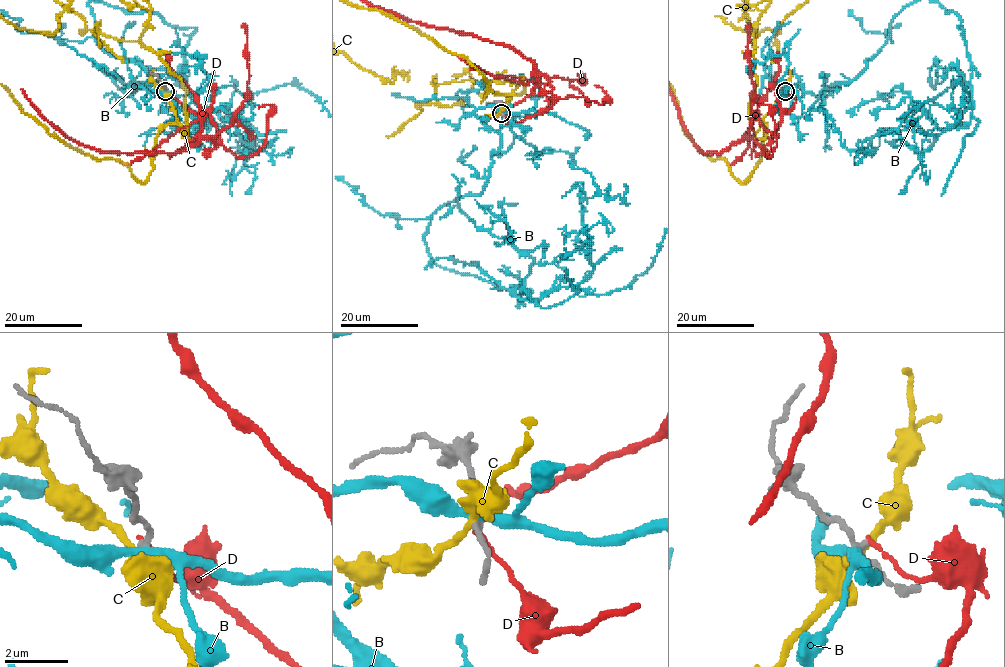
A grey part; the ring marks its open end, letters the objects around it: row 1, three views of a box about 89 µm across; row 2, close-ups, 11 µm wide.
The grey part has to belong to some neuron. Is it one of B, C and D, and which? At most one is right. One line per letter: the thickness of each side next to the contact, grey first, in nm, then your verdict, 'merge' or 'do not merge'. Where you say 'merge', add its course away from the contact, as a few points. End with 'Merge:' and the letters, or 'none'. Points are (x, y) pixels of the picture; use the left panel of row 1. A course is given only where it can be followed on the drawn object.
B: 190 nm thick on the grey side, 320 nm on the other; do not merge
C: 190 nm thick on the grey side, 280 nm on the other; do not merge
D: 180 nm thick on the grey side, 130 nm on the other; do not merge
Merge: none

